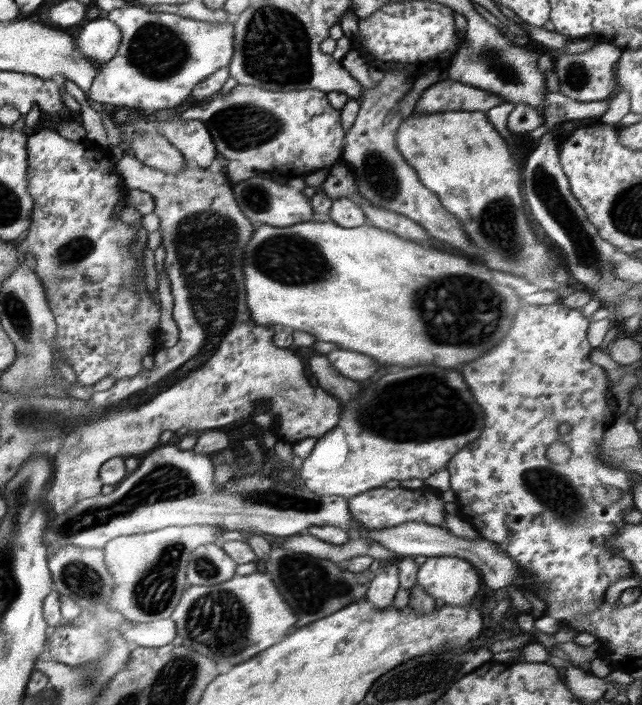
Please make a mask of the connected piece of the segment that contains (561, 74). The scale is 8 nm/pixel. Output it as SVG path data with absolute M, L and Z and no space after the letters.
M596 43L586 52L568 54L564 50L549 50L552 56L554 74L558 76L560 92L580 102L610 99L616 95L616 87L620 87L616 80L615 67L620 59L620 49L610 43Z

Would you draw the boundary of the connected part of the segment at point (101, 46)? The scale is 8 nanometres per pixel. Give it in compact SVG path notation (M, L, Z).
M102 16L92 19L82 28L79 37L76 38L76 44L82 56L90 63L103 66L116 55L120 39L122 34L118 26L106 16Z

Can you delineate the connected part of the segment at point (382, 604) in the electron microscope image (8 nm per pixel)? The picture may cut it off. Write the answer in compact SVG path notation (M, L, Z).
M395 557L395 562L384 566L383 568L379 568L374 578L370 581L367 593L365 594L365 599L374 606L374 608L378 608L378 610L382 610L382 608L388 608L388 606L393 604L393 600L395 598L396 592L400 590L400 582L398 581L398 564L400 563L400 558L398 562L398 557Z

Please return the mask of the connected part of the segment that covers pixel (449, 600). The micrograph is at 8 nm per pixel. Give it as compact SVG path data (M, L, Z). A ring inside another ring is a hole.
M456 556L427 557L419 566L417 584L440 604L466 606L480 586L480 572Z

